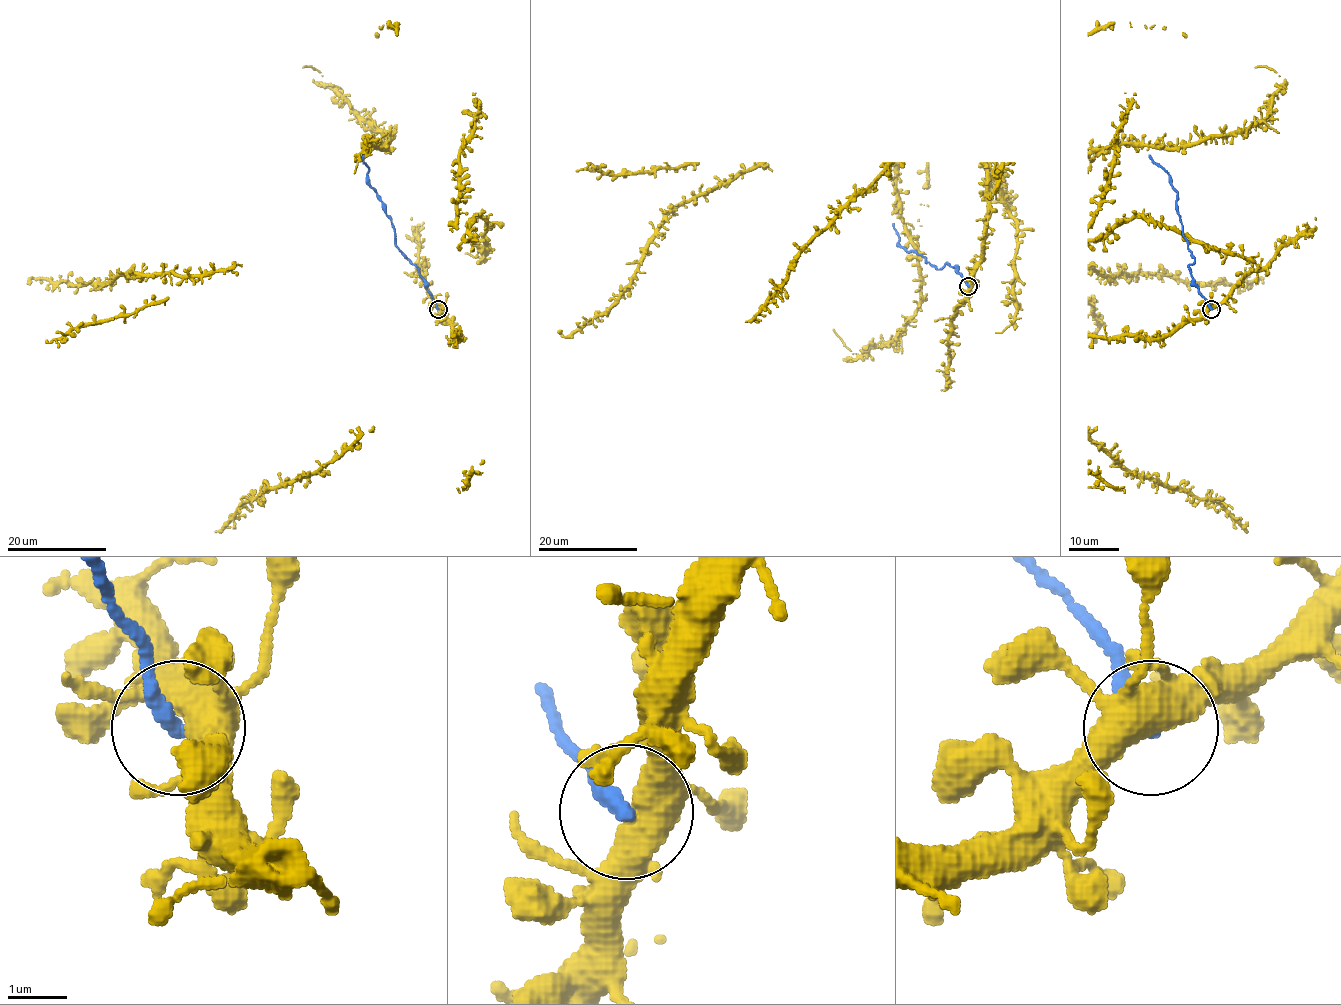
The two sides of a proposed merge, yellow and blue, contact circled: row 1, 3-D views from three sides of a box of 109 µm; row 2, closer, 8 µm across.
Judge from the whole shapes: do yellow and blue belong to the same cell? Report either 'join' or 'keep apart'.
keep apart

